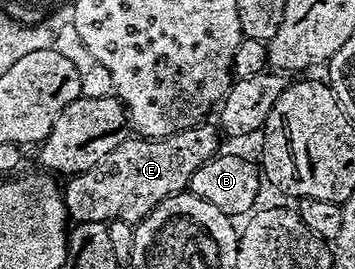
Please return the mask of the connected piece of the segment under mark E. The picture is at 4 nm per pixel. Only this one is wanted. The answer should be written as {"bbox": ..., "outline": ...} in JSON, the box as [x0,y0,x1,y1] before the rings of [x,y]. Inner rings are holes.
{"bbox":[61,121,220,225],"outline":[[[204,121],[194,127],[186,127],[185,130],[164,139],[120,138],[115,147],[109,153],[105,153],[105,157],[98,165],[87,171],[78,171],[76,175],[70,176],[64,182],[67,184],[61,187],[61,194],[68,216],[79,225],[103,223],[114,219],[121,219],[130,225],[138,223],[166,195],[175,195],[184,190],[198,167],[216,156],[220,150],[218,134],[220,135],[220,132],[214,122]]]}

